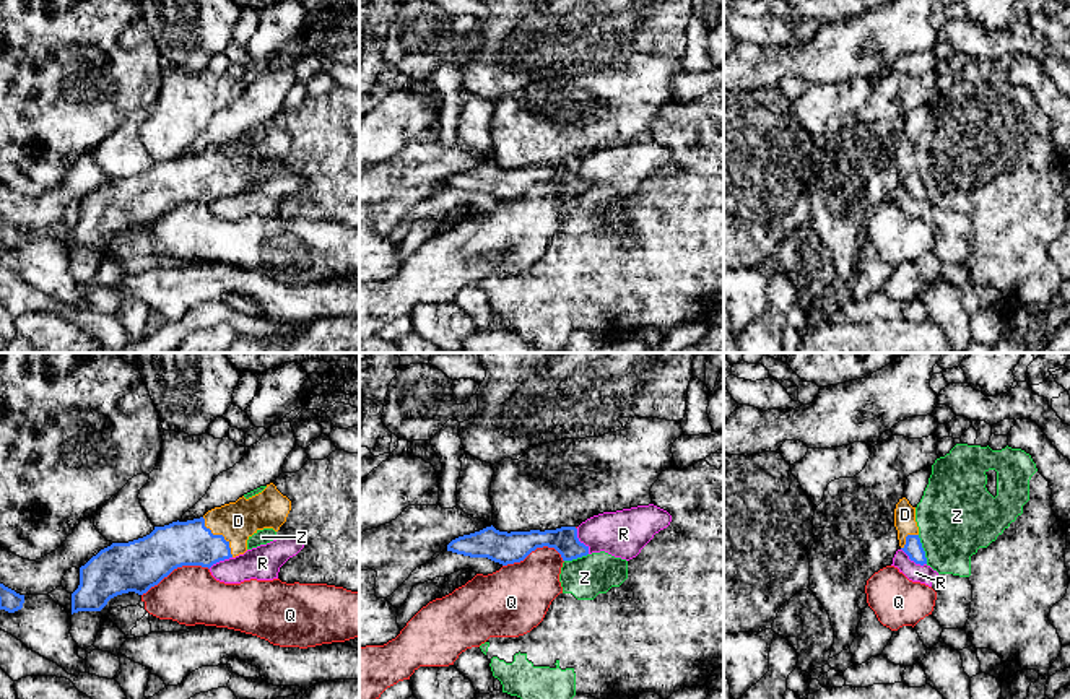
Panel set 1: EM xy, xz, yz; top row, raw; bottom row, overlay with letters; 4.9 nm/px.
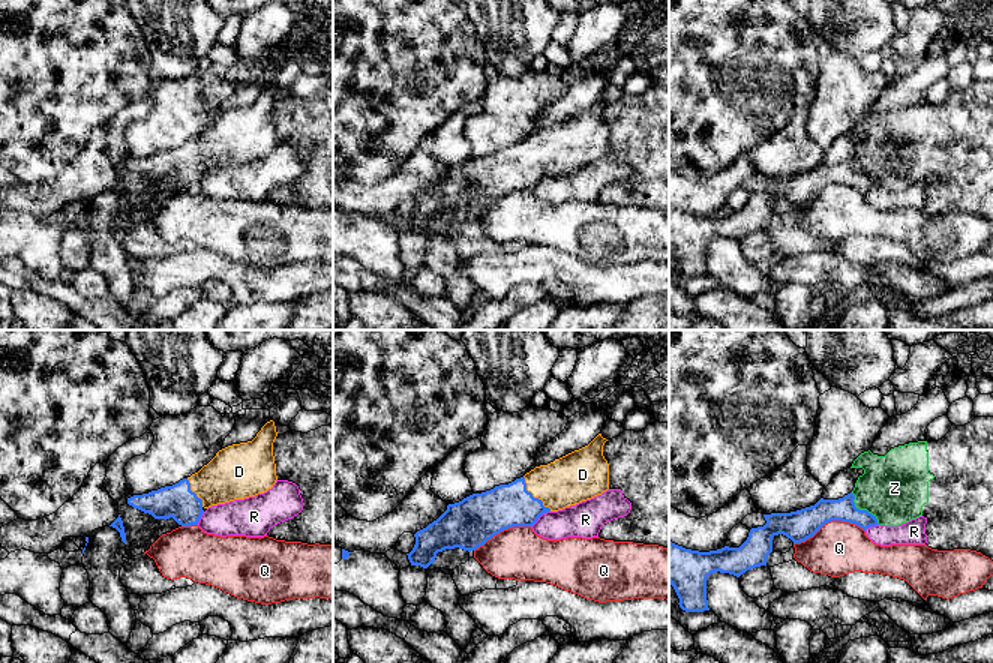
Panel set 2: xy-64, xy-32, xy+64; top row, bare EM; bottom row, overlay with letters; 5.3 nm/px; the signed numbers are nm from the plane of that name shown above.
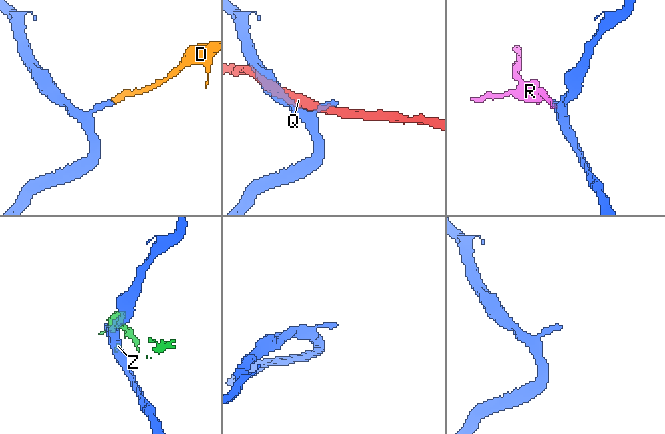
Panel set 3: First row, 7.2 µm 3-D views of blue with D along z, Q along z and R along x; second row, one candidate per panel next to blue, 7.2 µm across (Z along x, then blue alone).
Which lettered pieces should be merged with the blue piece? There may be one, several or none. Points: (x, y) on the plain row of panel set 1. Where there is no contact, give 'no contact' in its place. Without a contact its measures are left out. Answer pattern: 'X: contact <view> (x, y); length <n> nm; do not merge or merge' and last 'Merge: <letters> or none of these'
D: contact xy (220, 171); length 260 nm; merge
Q: contact xy (174, 204); length 360 nm; do not merge
R: contact xz (579, 178); length 140 nm; do not merge
Z: contact yz (922, 186); length 150 nm; do not merge
Merge: D

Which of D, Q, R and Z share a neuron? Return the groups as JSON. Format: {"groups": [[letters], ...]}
{"groups": [["D"], ["Q"], ["R"], ["Z"]]}

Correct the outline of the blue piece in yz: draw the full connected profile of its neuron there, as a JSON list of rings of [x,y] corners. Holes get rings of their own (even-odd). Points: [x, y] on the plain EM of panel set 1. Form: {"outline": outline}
{"outline": [[[906,133],[899,135],[894,145],[894,163],[901,185],[916,200],[927,200],[925,187],[919,174],[919,163],[916,158],[916,143]]]}

